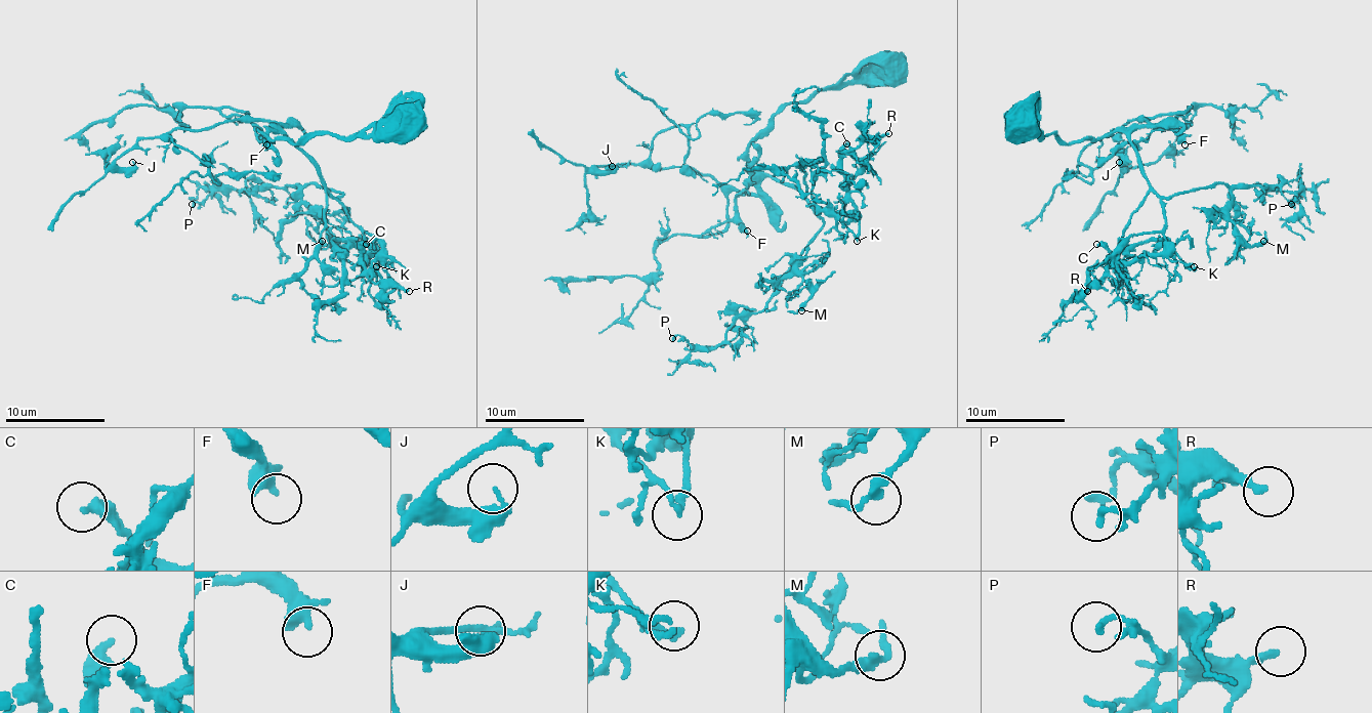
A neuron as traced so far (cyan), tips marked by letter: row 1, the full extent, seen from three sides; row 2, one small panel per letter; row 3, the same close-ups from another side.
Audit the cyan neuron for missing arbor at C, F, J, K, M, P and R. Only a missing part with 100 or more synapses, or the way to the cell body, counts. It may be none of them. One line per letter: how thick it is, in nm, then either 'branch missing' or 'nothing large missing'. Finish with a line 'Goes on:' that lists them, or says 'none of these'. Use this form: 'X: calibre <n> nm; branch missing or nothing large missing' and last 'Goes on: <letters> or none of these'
C: calibre 300 nm; nothing large missing
F: calibre 400 nm; branch missing
J: calibre 260 nm; nothing large missing
K: calibre 150 nm; nothing large missing
M: calibre 240 nm; nothing large missing
P: calibre 190 nm; nothing large missing
R: calibre 200 nm; nothing large missing
Goes on: F

